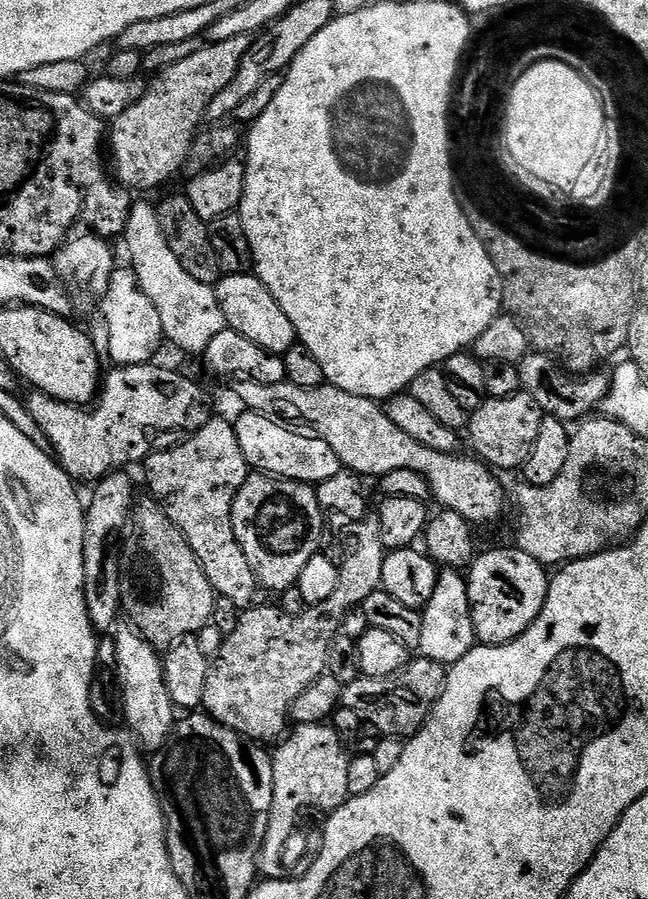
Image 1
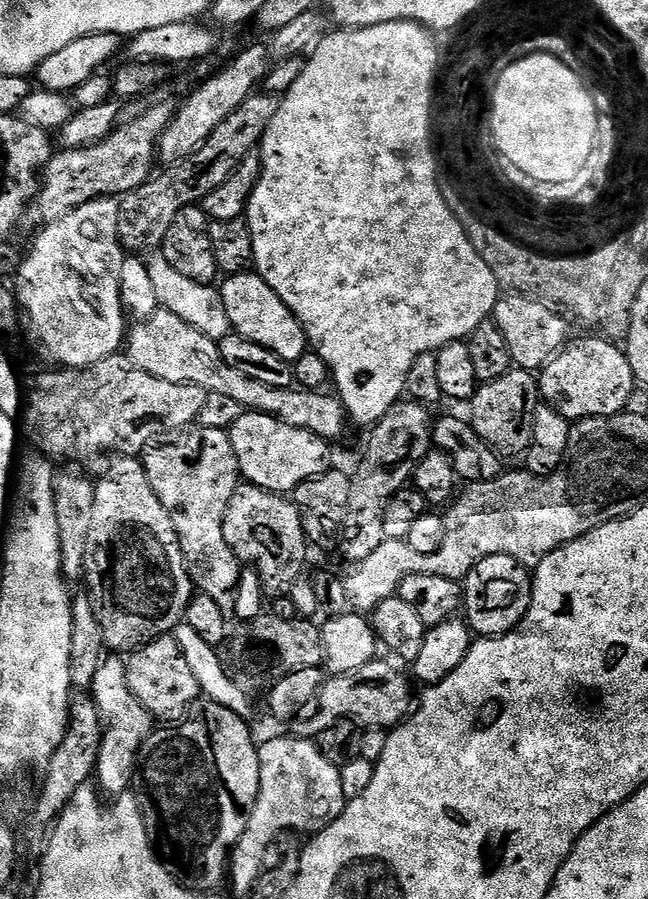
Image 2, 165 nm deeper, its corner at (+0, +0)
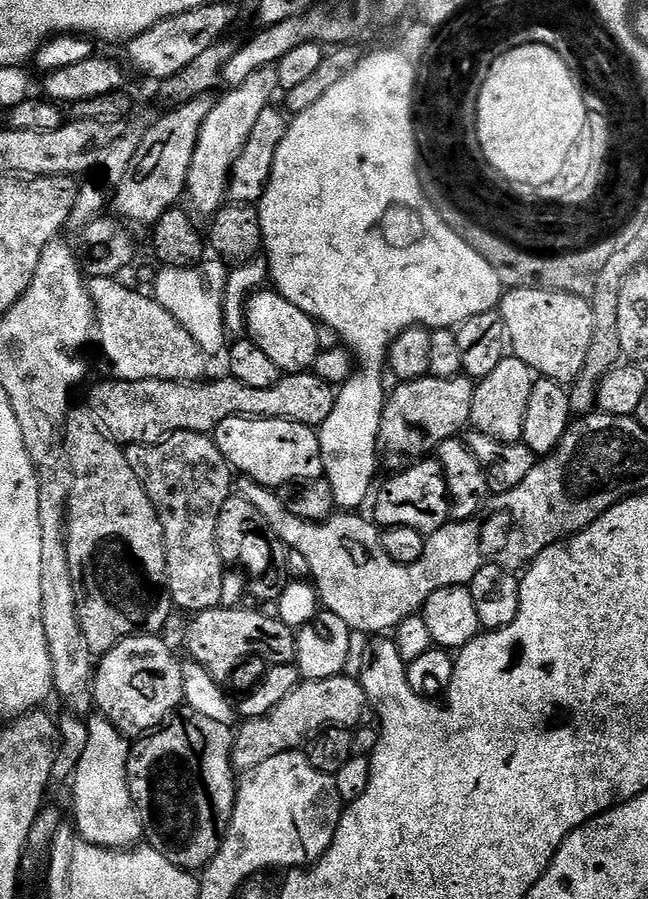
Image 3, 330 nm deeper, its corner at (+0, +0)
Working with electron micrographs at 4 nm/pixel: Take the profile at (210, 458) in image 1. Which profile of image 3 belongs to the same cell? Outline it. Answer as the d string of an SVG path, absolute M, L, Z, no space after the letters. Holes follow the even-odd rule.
M174 432L171 436L164 437L159 444L129 444L126 448L126 455L128 462L134 474L138 474L138 478L144 481L144 489L150 498L150 502L154 506L154 510L160 519L162 526L162 534L164 535L164 558L166 562L166 574L168 575L168 582L166 585L167 595L171 596L172 603L177 609L185 608L188 614L195 614L198 612L205 612L211 608L221 607L224 596L224 571L226 565L221 560L218 554L218 546L216 545L216 523L218 522L218 514L222 510L222 506L228 501L229 496L234 492L234 480L232 484L232 476L234 477L233 469L226 462L226 458L218 450L215 439L211 435L203 432Z

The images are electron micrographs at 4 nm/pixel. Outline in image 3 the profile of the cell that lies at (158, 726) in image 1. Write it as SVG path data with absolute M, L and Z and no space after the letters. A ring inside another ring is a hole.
M103 718L89 719L87 725L86 750L82 750L82 758L70 780L75 829L83 843L127 850L142 840L142 821L128 785L130 744Z

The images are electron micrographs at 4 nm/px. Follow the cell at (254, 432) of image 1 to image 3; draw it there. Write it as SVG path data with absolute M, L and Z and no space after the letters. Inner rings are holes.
M235 416L216 427L214 439L226 462L241 477L253 480L263 488L279 489L295 480L319 480L324 475L320 438L315 428L295 424L293 420L266 420Z

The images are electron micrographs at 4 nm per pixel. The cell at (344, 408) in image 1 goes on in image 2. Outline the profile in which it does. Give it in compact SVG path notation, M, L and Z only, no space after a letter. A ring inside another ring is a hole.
M163 306L157 308L149 319L131 325L126 336L126 355L134 362L134 366L146 370L146 374L154 374L154 378L162 378L175 384L202 386L202 390L214 390L214 394L234 398L234 402L238 402L249 412L273 416L290 426L310 430L323 440L336 442L344 432L346 413L344 405L335 395L306 392L295 387L265 386L264 383L249 378L226 363L217 341L202 334L202 330L194 330L190 322L182 322L178 314Z

